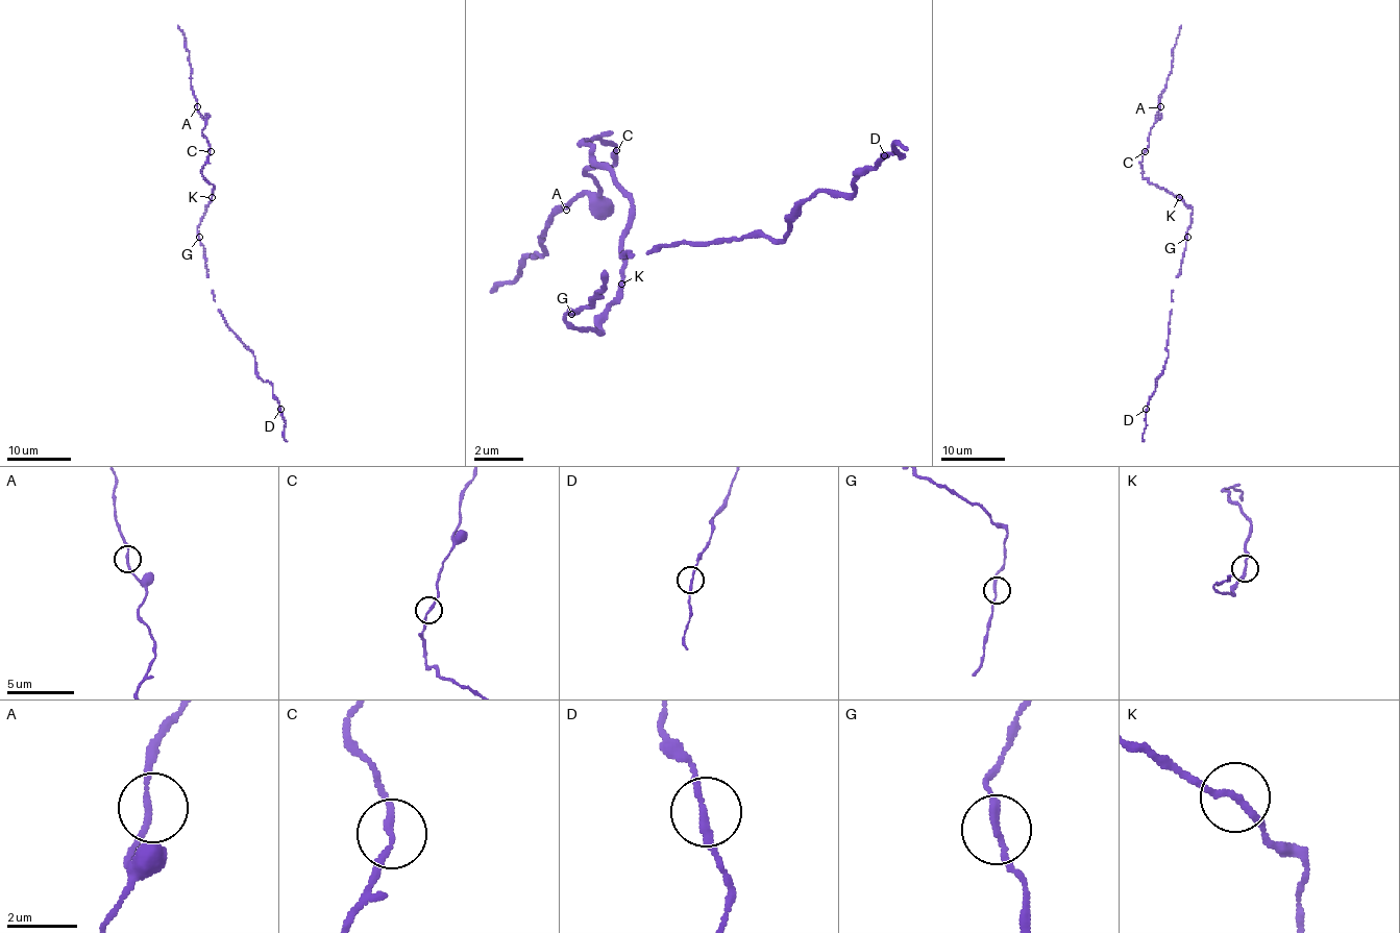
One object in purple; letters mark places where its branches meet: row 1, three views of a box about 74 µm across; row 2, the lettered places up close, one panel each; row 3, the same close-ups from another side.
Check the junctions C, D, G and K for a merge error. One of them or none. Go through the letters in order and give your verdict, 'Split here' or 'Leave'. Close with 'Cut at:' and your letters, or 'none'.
C: Leave
D: Leave
G: Leave
K: Leave
Cut at: none

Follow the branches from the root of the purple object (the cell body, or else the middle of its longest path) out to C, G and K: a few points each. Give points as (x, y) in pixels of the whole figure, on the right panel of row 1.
C: (1190, 224), (1193, 210), (1143, 176), (1144, 152)
G: (1190, 224), (1187, 237)
K: (1190, 224), (1193, 210), (1179, 197)

